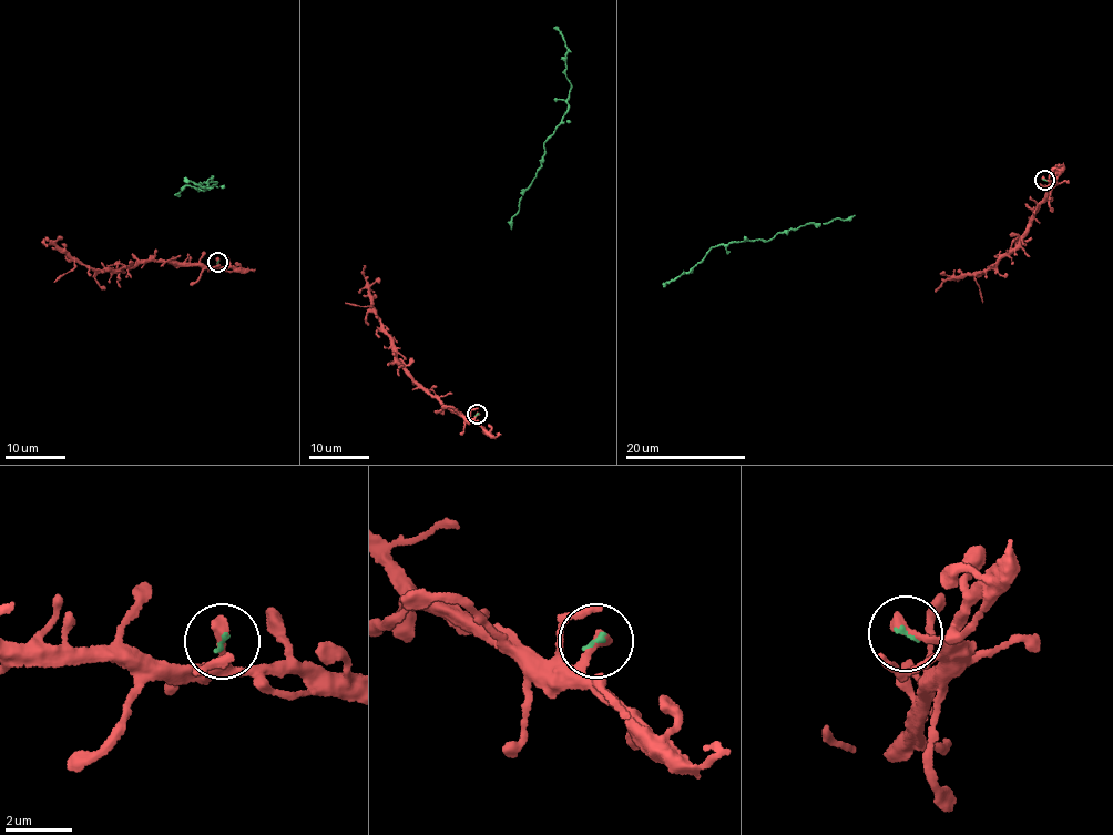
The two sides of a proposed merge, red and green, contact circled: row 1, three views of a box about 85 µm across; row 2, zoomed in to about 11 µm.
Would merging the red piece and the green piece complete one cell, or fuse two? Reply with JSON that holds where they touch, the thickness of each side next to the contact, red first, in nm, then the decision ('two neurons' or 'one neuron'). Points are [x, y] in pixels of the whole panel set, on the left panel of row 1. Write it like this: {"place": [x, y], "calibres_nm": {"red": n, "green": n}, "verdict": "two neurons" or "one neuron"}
{"place": [217, 262], "calibres_nm": {"red": 360, "green": 80}, "verdict": "one neuron"}

